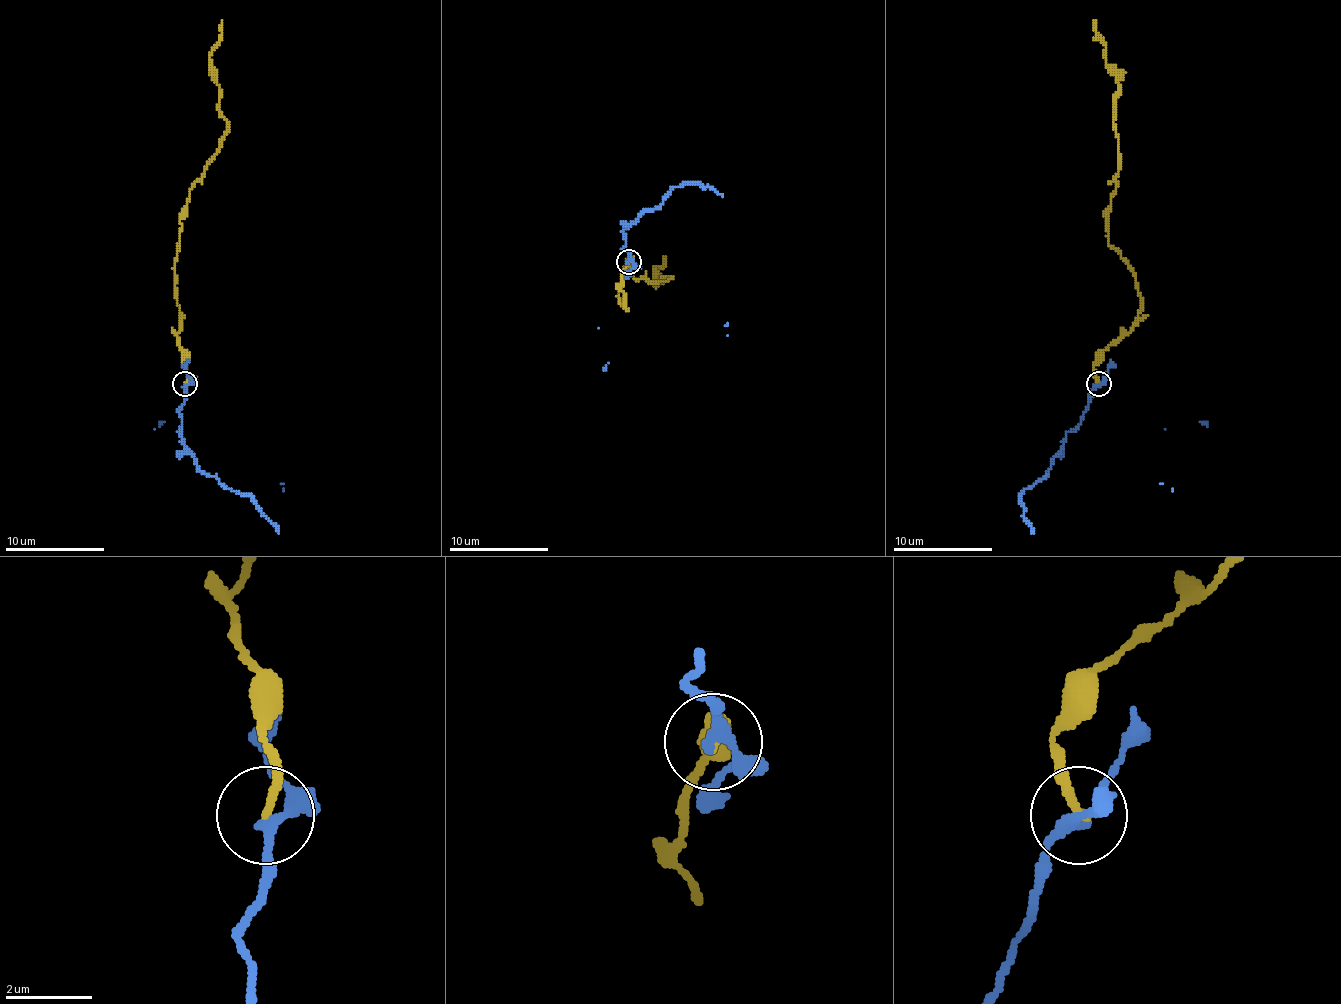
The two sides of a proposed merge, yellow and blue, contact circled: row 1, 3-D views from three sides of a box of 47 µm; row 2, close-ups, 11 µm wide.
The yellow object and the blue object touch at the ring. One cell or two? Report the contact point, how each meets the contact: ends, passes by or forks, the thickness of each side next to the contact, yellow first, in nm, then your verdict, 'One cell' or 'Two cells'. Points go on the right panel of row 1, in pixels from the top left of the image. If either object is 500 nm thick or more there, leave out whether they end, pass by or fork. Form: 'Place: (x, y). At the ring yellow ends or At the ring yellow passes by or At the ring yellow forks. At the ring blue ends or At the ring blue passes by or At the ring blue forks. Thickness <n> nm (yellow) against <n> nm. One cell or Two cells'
Place: (1099, 384). At the ring yellow ends. At the ring blue forks. Thickness 180 nm (yellow) against 200 nm. One cell

